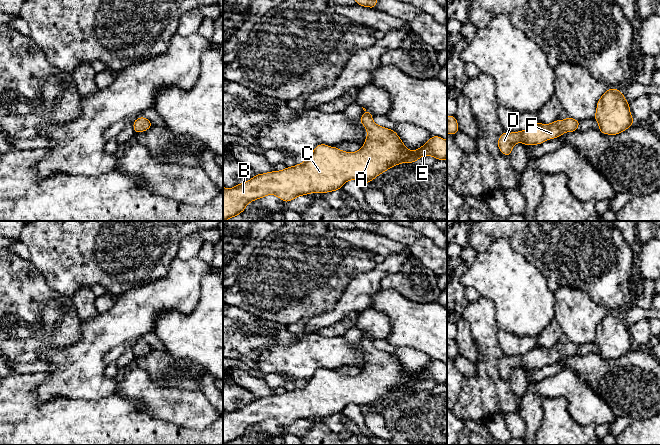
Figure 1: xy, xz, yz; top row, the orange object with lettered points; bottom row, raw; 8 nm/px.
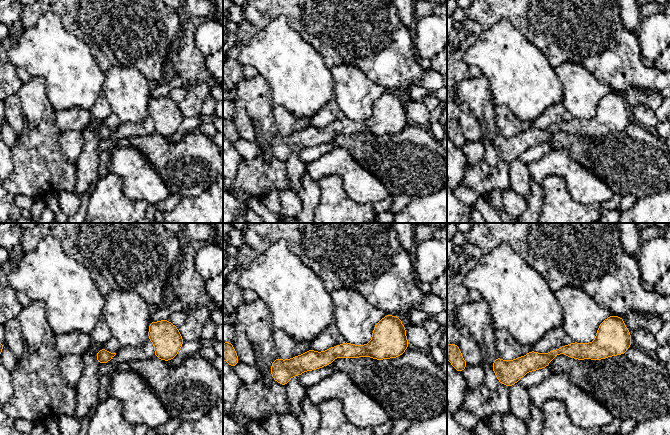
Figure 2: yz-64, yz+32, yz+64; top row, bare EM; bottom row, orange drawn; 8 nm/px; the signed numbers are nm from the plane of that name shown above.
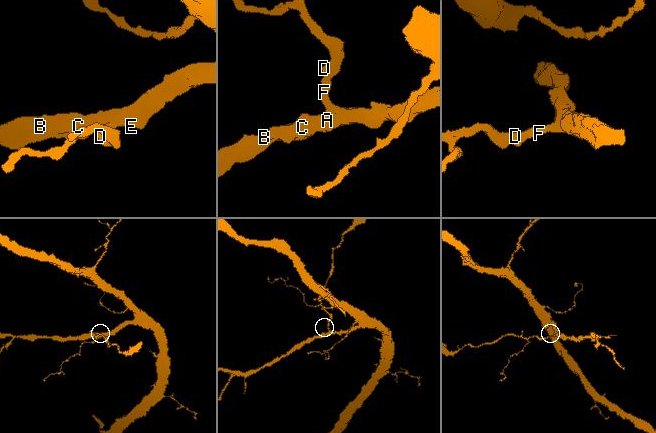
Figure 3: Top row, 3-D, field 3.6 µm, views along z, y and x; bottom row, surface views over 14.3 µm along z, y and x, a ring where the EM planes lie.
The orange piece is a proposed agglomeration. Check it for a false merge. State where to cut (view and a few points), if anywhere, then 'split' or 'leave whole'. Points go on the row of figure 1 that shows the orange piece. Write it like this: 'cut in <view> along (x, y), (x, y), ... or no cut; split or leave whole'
no cut; leave whole

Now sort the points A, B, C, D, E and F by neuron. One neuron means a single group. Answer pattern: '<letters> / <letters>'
A B C D E F

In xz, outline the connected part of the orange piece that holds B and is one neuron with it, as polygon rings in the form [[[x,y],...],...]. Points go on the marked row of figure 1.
[[[365,111],[360,122],[367,130],[367,137],[362,148],[356,152],[345,152],[337,147],[319,144],[307,159],[298,165],[287,167],[284,170],[256,174],[250,180],[236,185],[233,188],[223,187],[223,221],[242,213],[246,206],[260,198],[275,195],[283,202],[289,202],[298,196],[310,193],[327,193],[340,190],[349,180],[360,183],[369,183],[378,175],[401,163],[416,162],[422,156],[432,156],[437,160],[447,160],[447,140],[433,136],[417,150],[410,151],[394,130],[378,126],[372,119],[372,113]]]

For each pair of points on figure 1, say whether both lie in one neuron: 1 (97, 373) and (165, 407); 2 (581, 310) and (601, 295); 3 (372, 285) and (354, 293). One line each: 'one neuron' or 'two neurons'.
1: two neurons
2: two neurons
3: one neuron

